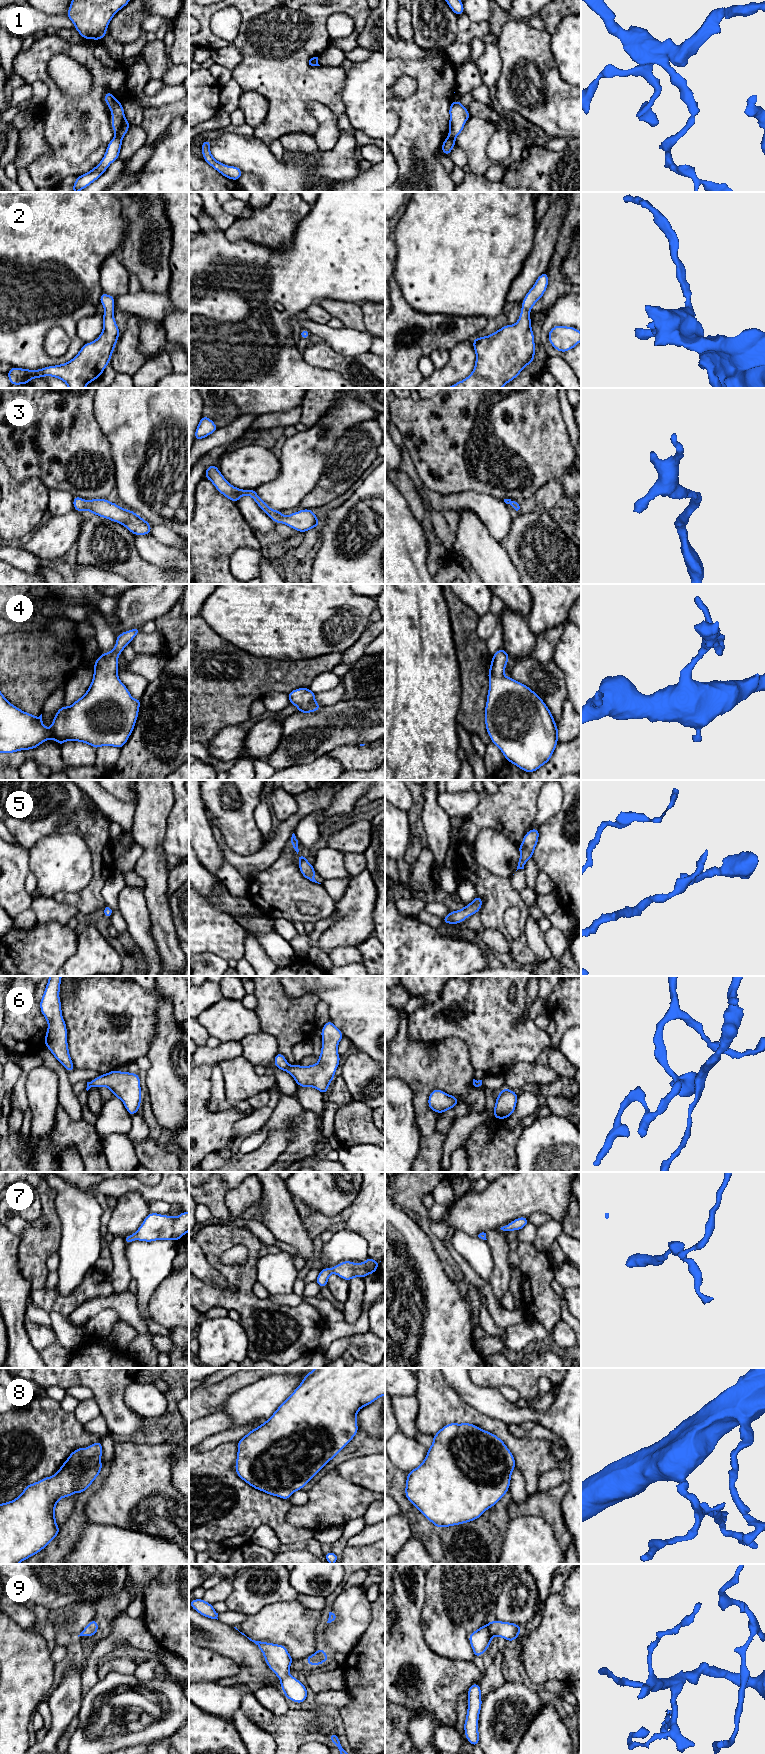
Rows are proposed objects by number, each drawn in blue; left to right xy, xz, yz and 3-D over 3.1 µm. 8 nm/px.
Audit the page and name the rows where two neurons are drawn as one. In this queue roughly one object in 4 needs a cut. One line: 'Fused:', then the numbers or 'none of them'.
Fused: 1

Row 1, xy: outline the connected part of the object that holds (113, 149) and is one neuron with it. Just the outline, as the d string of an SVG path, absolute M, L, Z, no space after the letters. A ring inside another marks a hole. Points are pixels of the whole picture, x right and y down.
M114 137L108 144L105 155L100 163L91 171L78 176L73 186L73 192L85 189L95 180L97 180L109 167L109 165L118 159L121 150L122 139Z

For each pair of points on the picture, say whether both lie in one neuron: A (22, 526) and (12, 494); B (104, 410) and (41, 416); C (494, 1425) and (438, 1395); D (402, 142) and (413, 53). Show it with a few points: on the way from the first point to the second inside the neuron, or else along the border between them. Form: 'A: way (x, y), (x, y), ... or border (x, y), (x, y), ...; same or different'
A: way (21, 518), (20, 502); same
B: border (93, 398), (93, 415), (103, 433); different
C: way (480, 1420), (452, 1408); same
D: border (435, 53), (430, 53), (417, 59), (395, 59); different

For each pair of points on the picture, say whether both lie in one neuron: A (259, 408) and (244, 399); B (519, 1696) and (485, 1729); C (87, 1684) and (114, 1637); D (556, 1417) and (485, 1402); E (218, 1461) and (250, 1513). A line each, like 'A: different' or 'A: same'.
A: same
B: same
C: same
D: same
E: same

